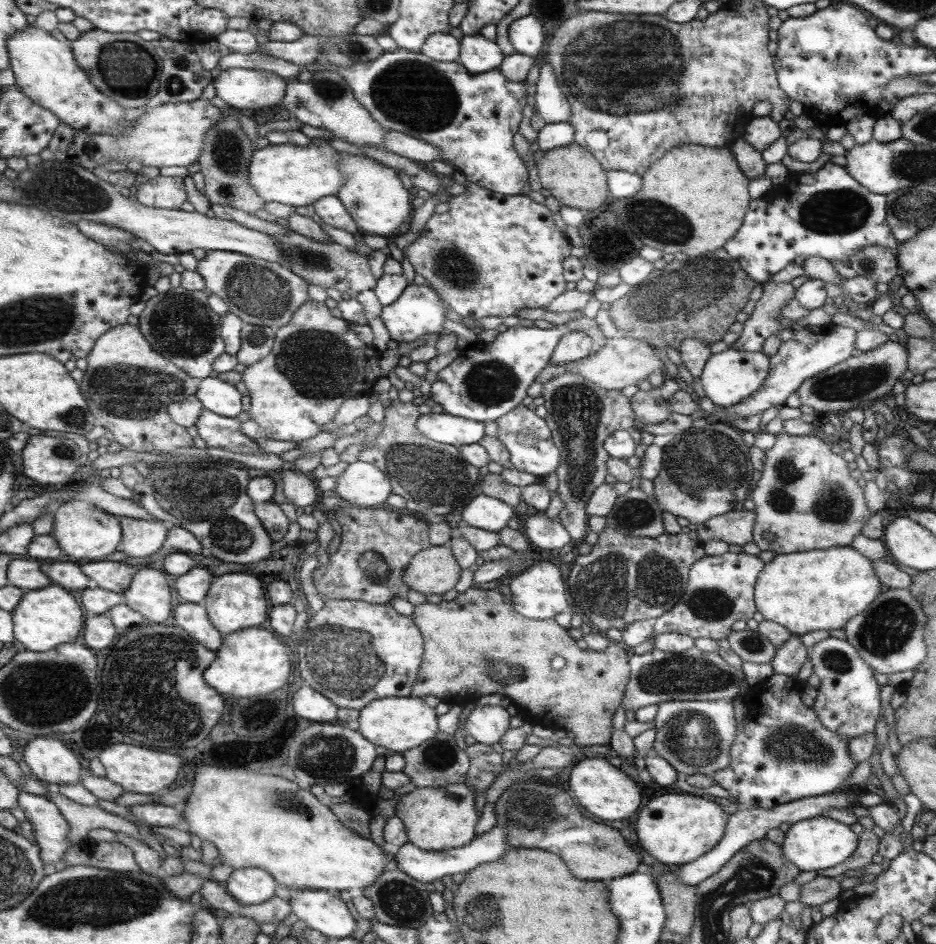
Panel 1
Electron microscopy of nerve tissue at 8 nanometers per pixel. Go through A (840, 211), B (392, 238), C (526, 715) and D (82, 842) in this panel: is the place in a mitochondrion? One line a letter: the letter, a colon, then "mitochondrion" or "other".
A: mitochondrion
B: other
C: other
D: other

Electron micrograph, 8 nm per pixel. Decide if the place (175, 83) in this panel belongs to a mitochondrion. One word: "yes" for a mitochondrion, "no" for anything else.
yes

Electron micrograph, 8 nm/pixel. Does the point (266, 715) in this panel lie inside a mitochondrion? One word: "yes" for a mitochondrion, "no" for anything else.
no

